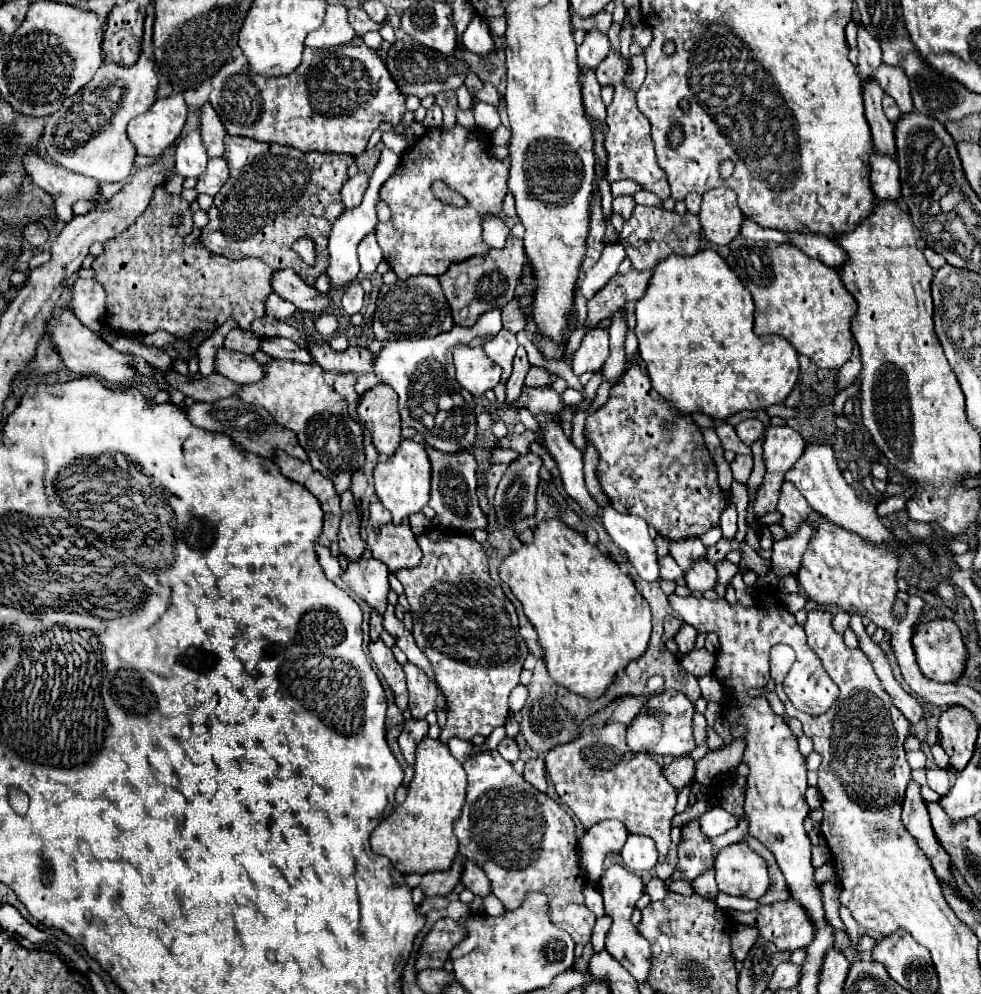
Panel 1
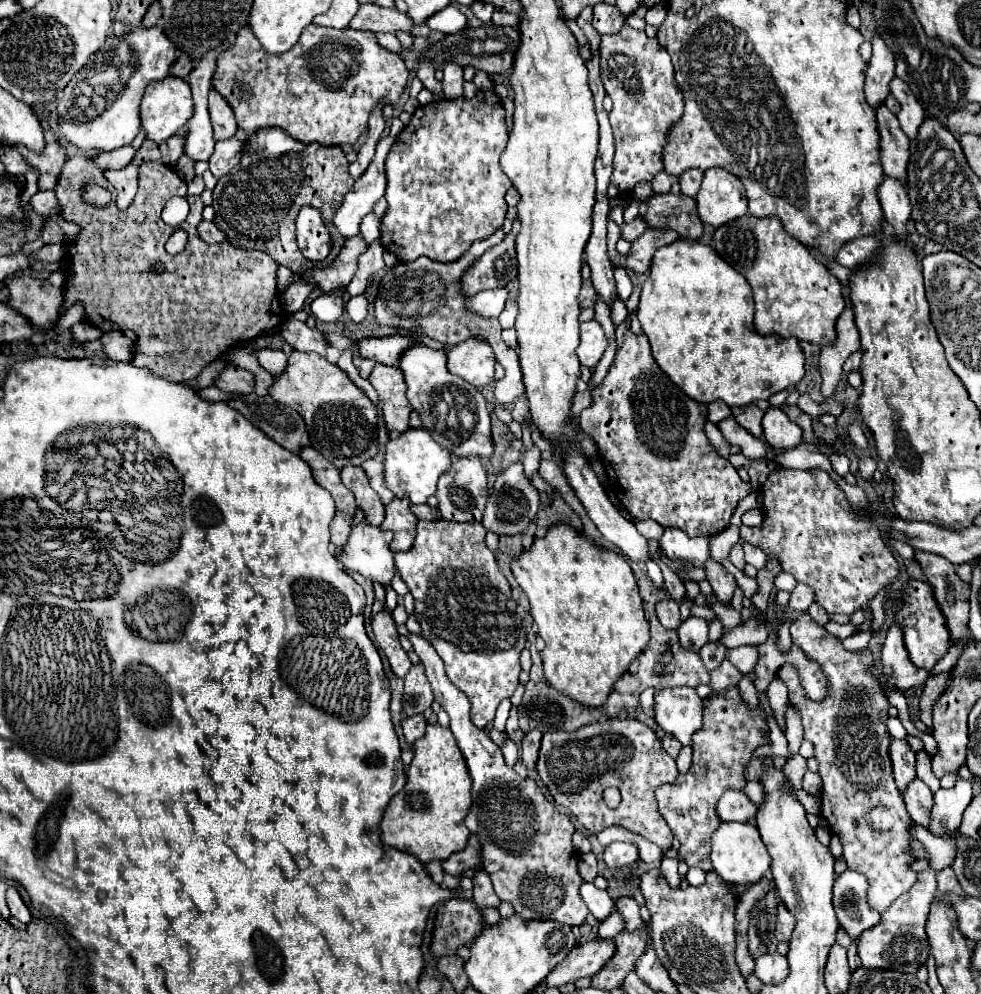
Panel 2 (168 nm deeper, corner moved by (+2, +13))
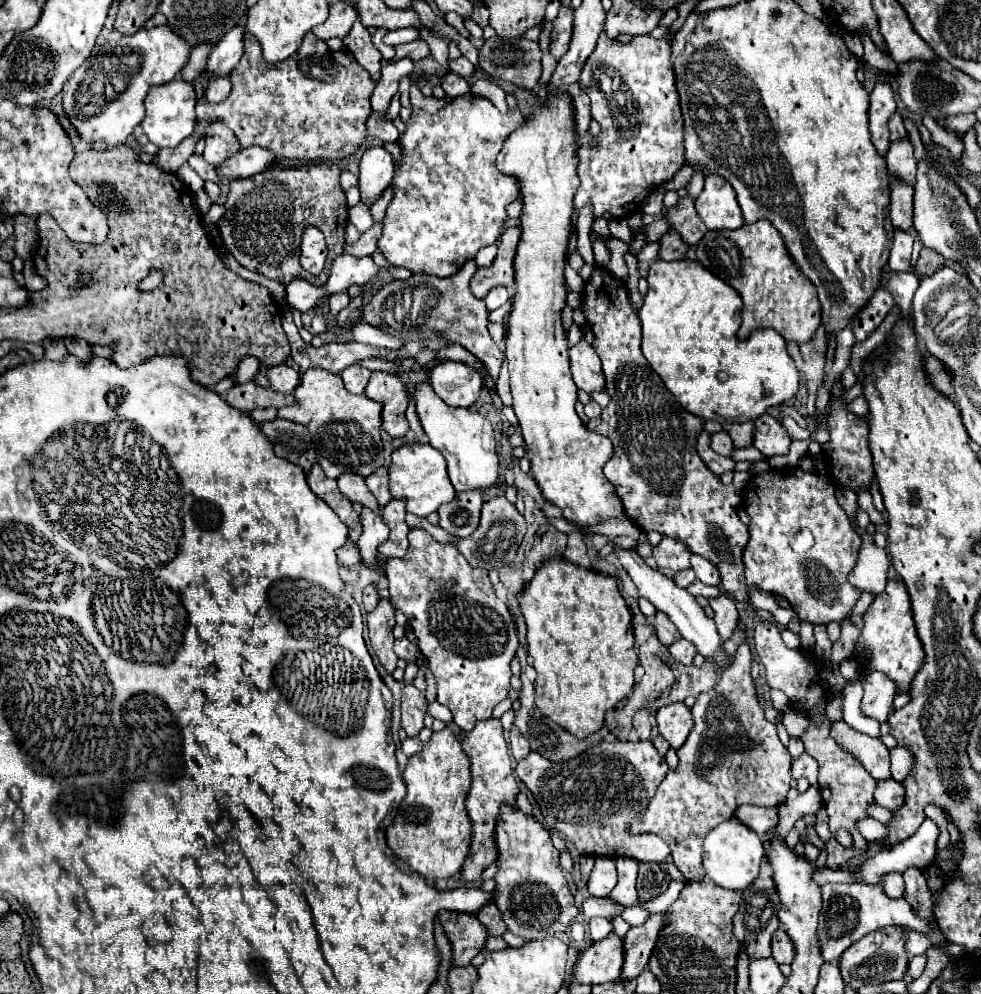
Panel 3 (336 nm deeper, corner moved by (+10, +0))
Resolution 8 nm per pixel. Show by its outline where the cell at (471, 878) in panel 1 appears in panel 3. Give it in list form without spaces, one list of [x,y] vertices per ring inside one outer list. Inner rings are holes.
[[[484,904],[480,912],[476,912],[476,918],[488,928],[488,934],[502,936],[506,932],[506,924],[502,922],[502,916],[494,904]]]

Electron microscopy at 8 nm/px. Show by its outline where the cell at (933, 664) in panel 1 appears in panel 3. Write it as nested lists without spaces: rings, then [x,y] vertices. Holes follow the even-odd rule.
[[[888,580],[884,592],[880,592],[874,598],[874,602],[868,606],[866,616],[864,616],[862,634],[858,640],[858,648],[860,646],[870,648],[870,658],[858,660],[860,672],[880,670],[896,682],[898,692],[910,690],[912,678],[918,674],[918,670],[924,662],[924,648],[916,634],[916,624],[914,624],[914,616],[912,616],[912,608],[910,608],[910,594],[904,588],[902,580]]]

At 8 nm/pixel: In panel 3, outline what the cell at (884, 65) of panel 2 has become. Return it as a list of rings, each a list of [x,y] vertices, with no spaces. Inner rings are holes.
[[[878,82],[870,94],[868,126],[870,126],[870,134],[872,134],[872,144],[876,146],[876,150],[882,156],[888,152],[890,132],[888,132],[886,122],[894,114],[894,110],[896,110],[896,100],[894,100],[894,92],[892,92],[890,84]]]

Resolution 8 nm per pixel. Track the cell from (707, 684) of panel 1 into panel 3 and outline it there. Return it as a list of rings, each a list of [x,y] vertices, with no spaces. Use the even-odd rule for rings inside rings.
[[[680,638],[678,642],[674,642],[674,644],[670,646],[670,654],[672,654],[678,662],[682,662],[682,664],[692,664],[692,660],[694,660],[694,656],[696,656],[696,646],[692,646],[692,642]]]

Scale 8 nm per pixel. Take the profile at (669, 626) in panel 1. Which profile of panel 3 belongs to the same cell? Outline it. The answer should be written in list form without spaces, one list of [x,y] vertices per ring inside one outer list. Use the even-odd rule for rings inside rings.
[[[656,612],[656,616],[654,616],[654,630],[656,630],[656,636],[660,638],[660,642],[664,646],[670,646],[672,642],[682,638],[680,632],[676,630],[674,622],[664,612]]]

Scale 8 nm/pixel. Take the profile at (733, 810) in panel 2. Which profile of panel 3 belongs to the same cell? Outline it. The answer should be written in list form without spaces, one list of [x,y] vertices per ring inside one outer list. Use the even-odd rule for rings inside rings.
[[[746,804],[746,806],[740,806],[740,810],[736,810],[734,816],[740,818],[740,822],[744,822],[758,836],[766,834],[770,828],[774,828],[778,824],[776,808],[762,808],[762,806]]]

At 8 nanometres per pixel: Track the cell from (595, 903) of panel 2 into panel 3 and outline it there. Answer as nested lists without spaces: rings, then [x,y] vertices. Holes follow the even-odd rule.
[[[600,916],[590,918],[590,934],[594,942],[604,940],[610,932],[612,932],[612,924],[608,922],[608,918],[600,918]]]

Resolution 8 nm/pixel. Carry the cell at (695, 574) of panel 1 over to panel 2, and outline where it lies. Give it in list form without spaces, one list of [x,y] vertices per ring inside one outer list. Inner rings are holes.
[[[708,559],[708,561],[704,563],[704,569],[706,569],[706,579],[710,581],[716,599],[718,599],[720,603],[728,605],[728,603],[732,601],[734,591],[736,591],[736,579],[734,579],[734,575],[730,575],[730,573],[724,569],[724,565],[720,565],[720,563],[712,561],[712,559]]]

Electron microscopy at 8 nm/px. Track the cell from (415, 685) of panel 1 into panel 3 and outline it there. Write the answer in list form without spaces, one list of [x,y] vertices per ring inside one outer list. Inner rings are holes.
[[[406,684],[402,690],[402,728],[408,736],[418,736],[424,728],[426,706],[426,696],[414,684]]]

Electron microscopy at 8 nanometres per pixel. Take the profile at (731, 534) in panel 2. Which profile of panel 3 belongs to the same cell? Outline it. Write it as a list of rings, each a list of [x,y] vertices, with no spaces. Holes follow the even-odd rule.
[[[693,554],[691,557],[692,570],[696,572],[696,578],[708,586],[718,586],[720,584],[720,572],[706,558]]]

